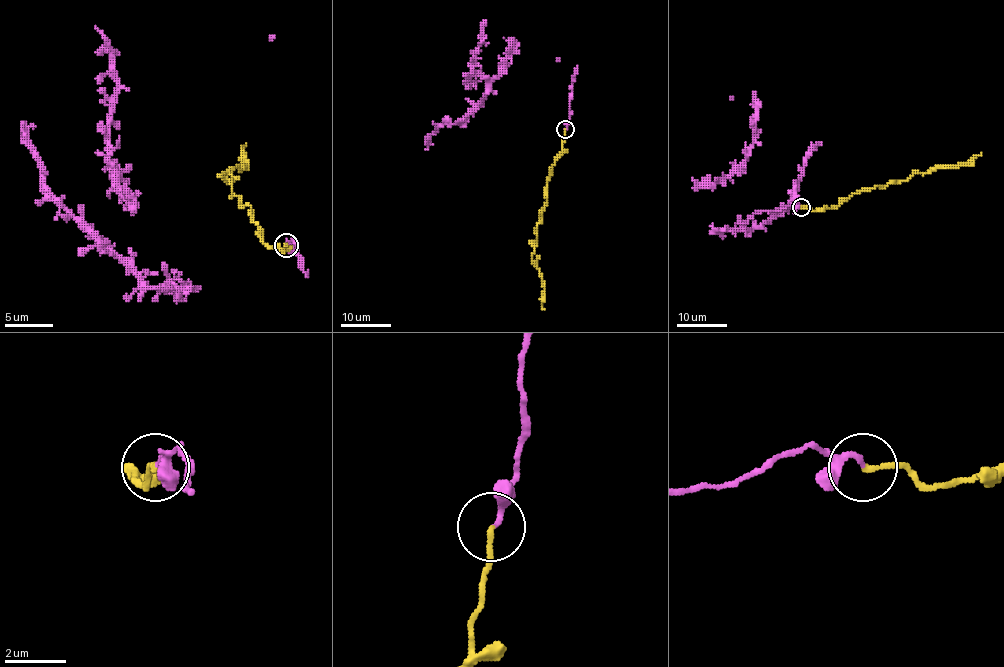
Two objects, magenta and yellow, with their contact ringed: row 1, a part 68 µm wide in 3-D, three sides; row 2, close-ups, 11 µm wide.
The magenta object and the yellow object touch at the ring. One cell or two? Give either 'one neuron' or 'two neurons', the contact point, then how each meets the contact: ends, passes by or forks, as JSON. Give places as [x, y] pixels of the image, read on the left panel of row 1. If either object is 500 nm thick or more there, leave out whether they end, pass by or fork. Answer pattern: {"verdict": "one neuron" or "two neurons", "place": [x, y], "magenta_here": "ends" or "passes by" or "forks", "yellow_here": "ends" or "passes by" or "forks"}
{"verdict": "one neuron", "place": [286, 245], "magenta_here": "ends", "yellow_here": "ends"}

